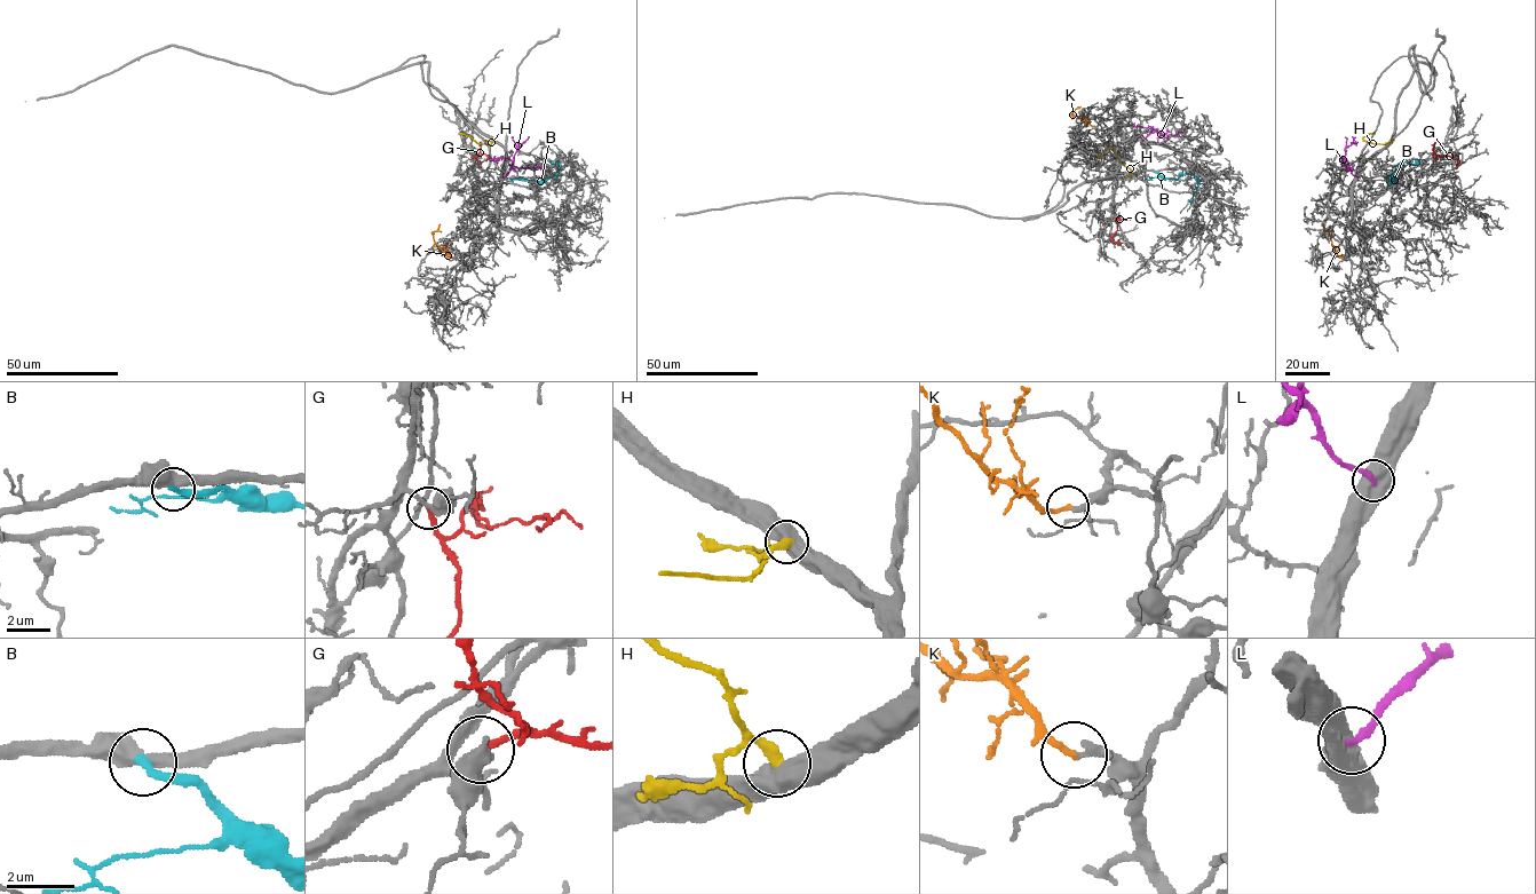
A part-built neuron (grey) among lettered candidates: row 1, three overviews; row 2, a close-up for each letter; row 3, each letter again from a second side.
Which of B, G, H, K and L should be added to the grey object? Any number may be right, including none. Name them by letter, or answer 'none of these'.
G, K

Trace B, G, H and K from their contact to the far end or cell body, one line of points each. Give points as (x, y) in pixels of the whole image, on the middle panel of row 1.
B: (1154, 172), (1177, 180), (1193, 174), (1200, 181), (1189, 202)
G: (1114, 218), (1117, 230), (1111, 240), (1118, 240)
H: (1133, 174), (1113, 147), (1102, 151), (1100, 159)
K: (1092, 126), (1071, 115), (1079, 107)

